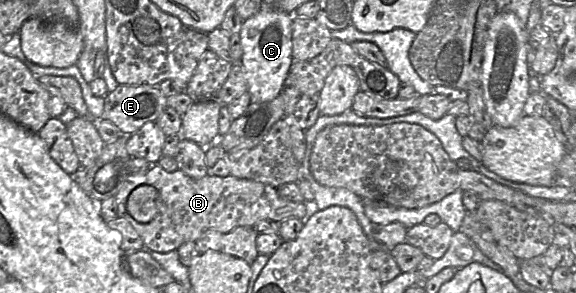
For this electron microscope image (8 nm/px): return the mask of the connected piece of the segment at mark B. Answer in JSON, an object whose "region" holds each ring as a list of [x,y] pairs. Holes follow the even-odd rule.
{"region":[[[155,165],[144,175],[128,175],[115,198],[118,217],[125,217],[130,222],[147,249],[162,253],[176,250],[187,241],[195,242],[207,230],[228,233],[239,226],[254,227],[260,220],[282,222],[288,218],[305,220],[308,217],[305,203],[283,199],[277,189],[270,185],[231,175],[206,175],[201,179],[193,179],[180,170],[166,172],[159,165]],[[142,185],[155,187],[161,197],[160,211],[149,223],[137,222],[127,210],[130,193]]]}

